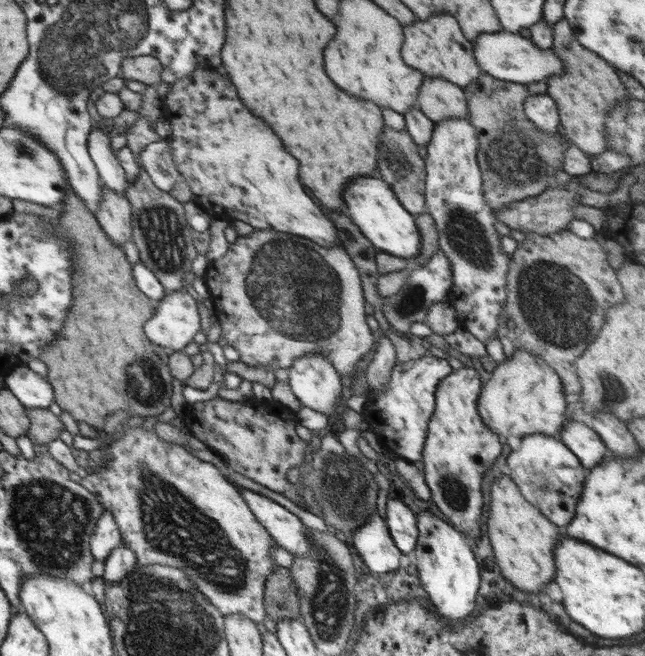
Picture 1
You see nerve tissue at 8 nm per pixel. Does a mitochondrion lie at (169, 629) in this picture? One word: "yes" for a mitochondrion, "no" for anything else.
yes

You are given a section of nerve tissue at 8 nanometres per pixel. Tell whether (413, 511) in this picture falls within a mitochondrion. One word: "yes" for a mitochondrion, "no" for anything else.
no

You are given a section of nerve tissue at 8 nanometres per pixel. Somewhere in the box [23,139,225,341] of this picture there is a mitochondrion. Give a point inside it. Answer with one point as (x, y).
(160, 228)

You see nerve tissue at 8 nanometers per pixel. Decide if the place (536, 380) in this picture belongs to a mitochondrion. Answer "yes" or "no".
no

